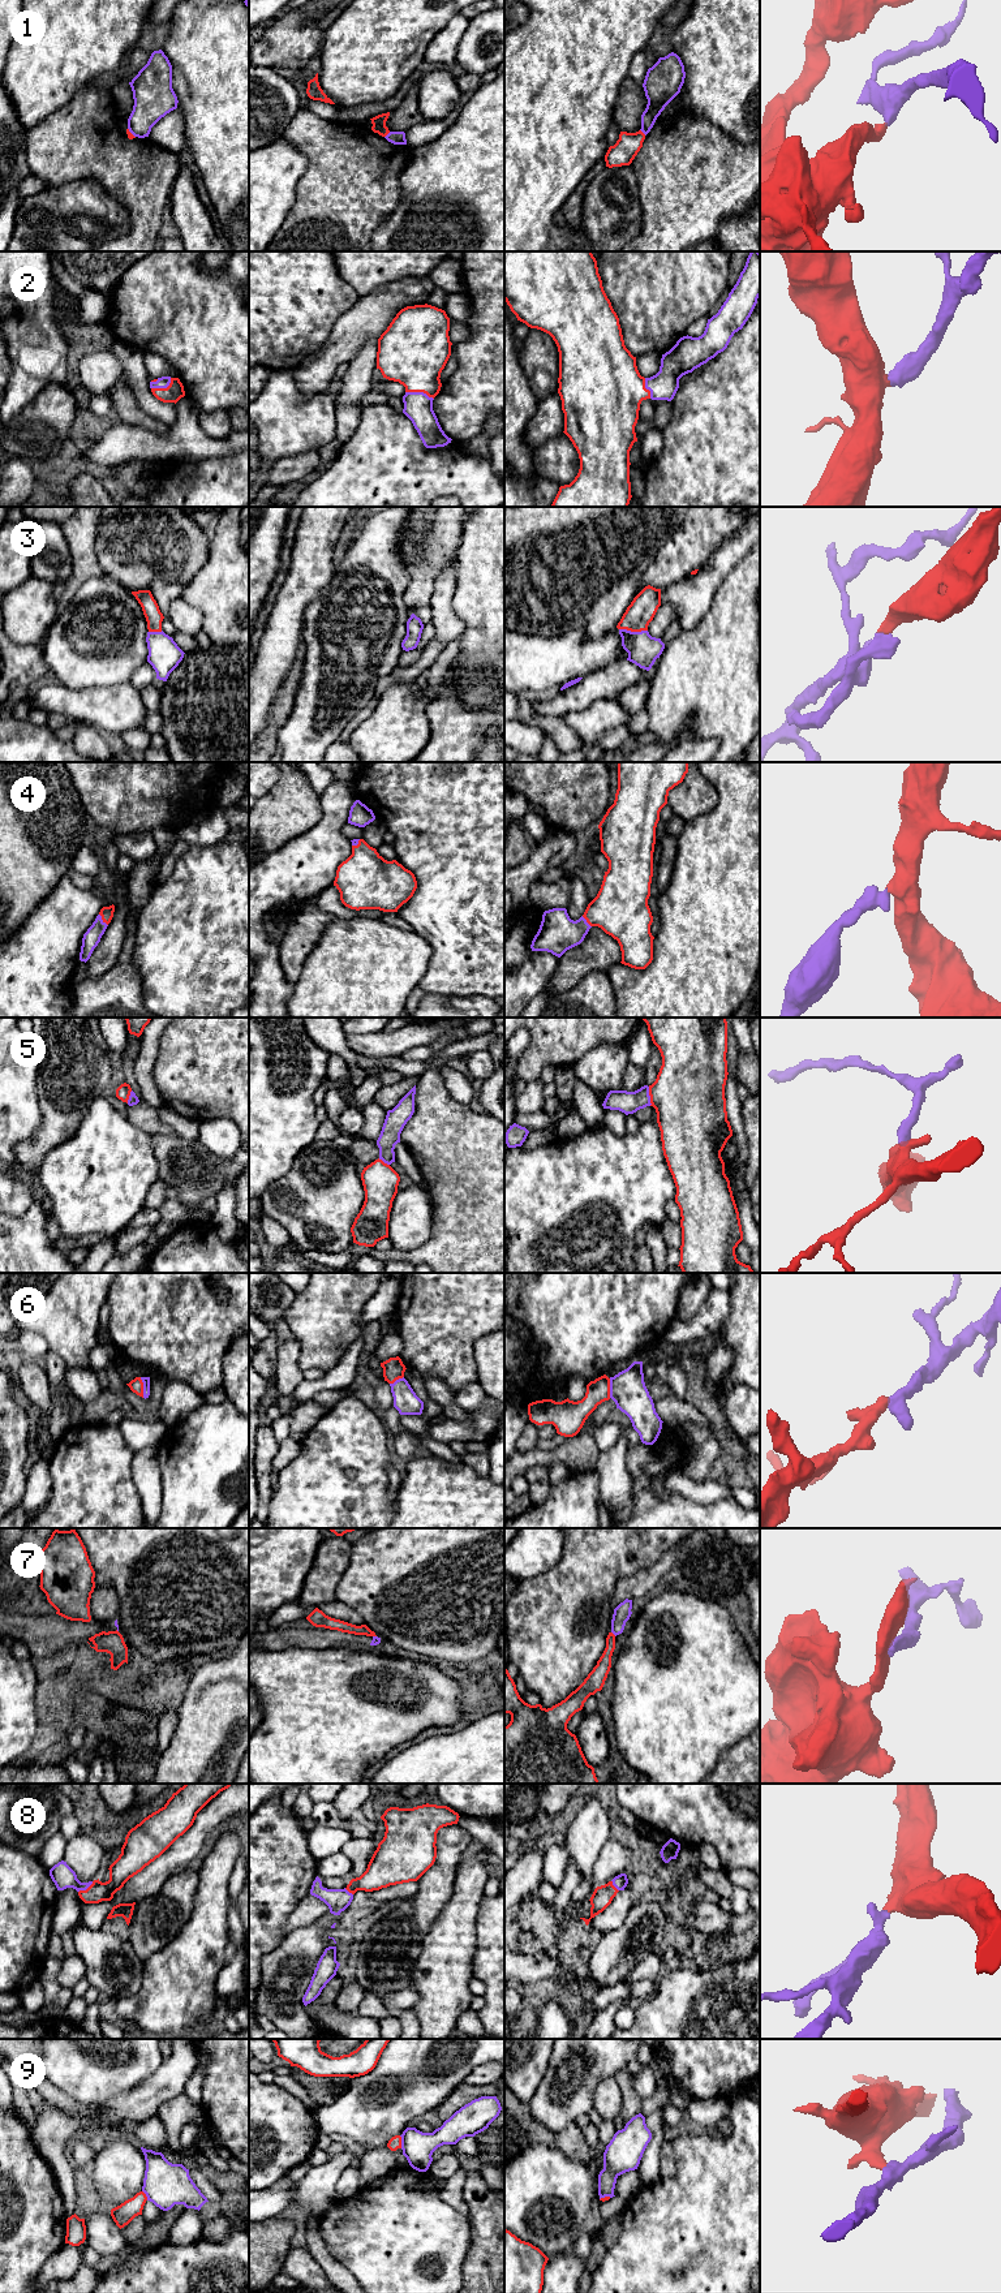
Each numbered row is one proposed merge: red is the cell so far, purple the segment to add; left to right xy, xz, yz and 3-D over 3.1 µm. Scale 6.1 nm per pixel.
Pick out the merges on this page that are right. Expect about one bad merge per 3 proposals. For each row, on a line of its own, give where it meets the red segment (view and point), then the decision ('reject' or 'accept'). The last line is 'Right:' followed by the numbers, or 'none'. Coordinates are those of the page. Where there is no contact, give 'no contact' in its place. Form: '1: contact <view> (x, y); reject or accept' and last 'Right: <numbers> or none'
1: contact xz (387, 133); reject
2: contact xz (420, 391); accept
3: contact yz (634, 631); accept
4: contact xy (102, 919); accept
5: contact yz (649, 1095); accept
6: contact xy (142, 1388); accept
7: contact yz (613, 1634); reject
8: contact xy (86, 1889); accept
9: contact xz (400, 2142); reject
Right: 2, 3, 4, 5, 6, 8

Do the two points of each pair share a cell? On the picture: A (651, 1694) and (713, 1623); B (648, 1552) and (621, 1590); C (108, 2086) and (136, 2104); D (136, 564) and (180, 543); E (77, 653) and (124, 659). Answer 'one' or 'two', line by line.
A: one
B: two
C: two
D: one
E: one

